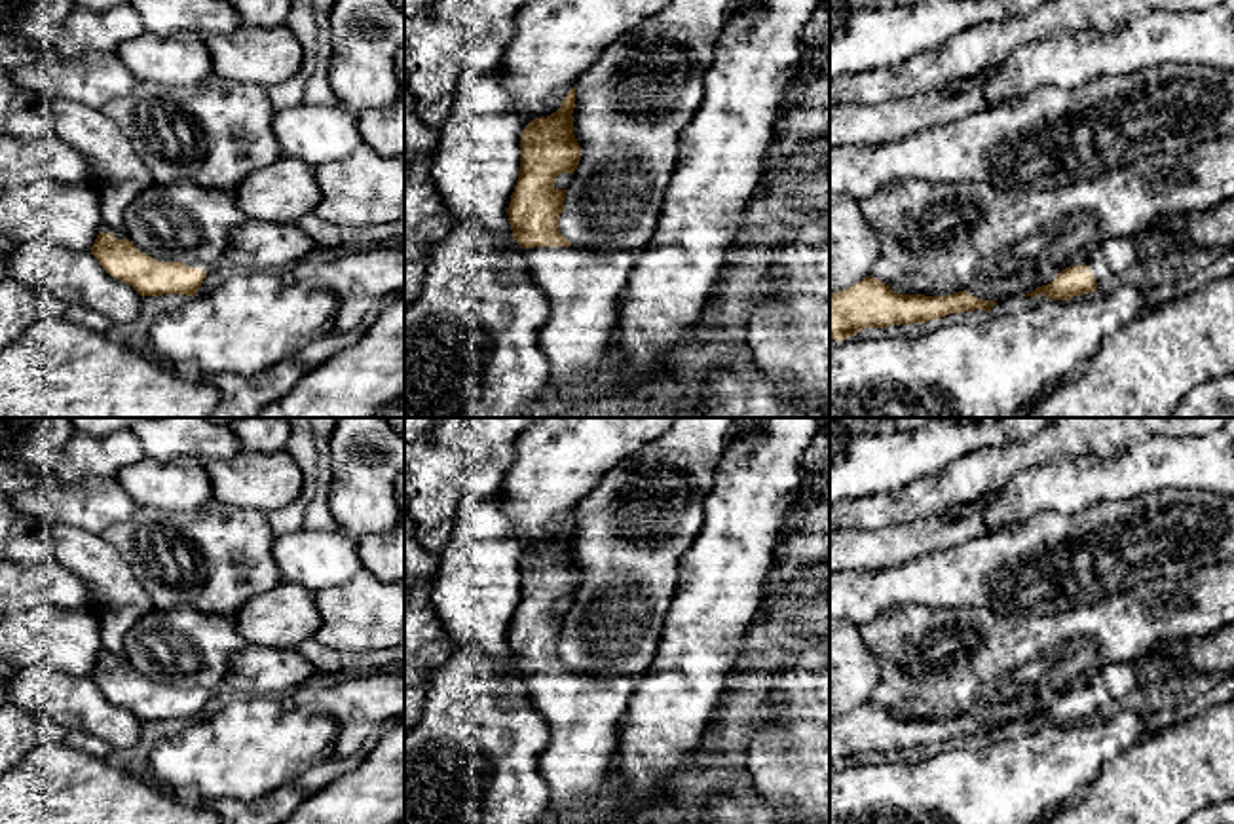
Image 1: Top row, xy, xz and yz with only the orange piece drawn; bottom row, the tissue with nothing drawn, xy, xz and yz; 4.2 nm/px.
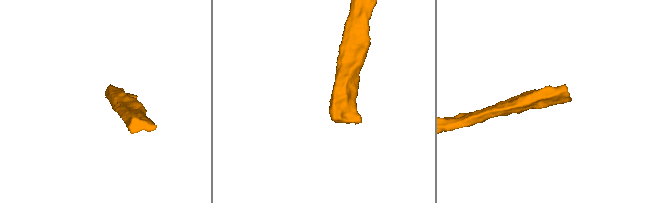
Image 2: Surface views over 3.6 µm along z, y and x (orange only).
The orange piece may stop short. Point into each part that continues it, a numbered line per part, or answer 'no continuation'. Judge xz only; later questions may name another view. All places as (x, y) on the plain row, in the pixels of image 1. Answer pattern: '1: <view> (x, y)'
1: xz (583, 714)

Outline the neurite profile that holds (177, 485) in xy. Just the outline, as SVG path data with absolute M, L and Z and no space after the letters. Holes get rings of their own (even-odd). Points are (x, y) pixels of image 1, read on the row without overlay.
M199 458L142 459L123 467L118 482L142 507L163 511L192 511L213 499L213 488Z

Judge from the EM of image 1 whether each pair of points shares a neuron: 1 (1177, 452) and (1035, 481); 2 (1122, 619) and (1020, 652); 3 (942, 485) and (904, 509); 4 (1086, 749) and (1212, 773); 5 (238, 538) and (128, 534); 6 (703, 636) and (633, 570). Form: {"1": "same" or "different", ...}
{"1": "same", "2": "same", "3": "same", "4": "different", "5": "same", "6": "different"}

